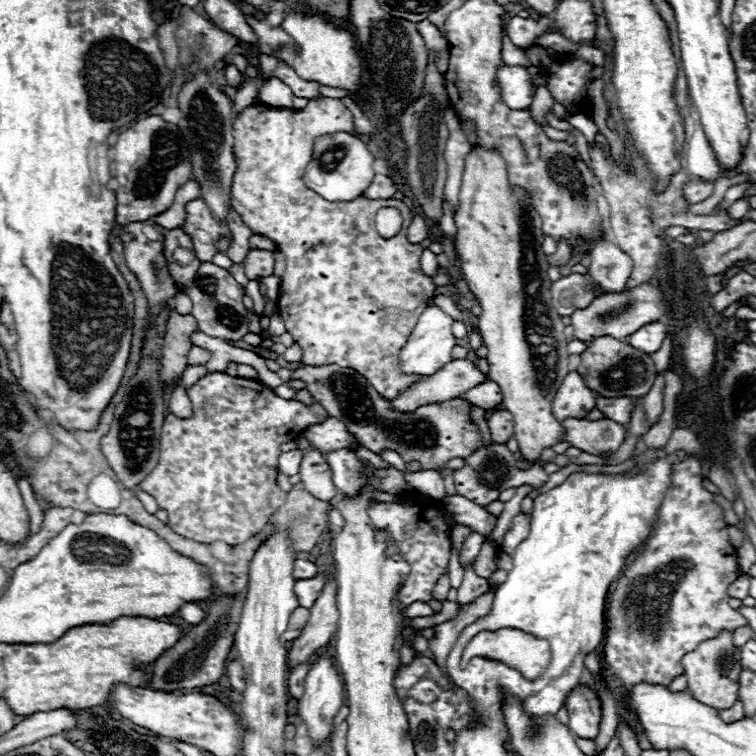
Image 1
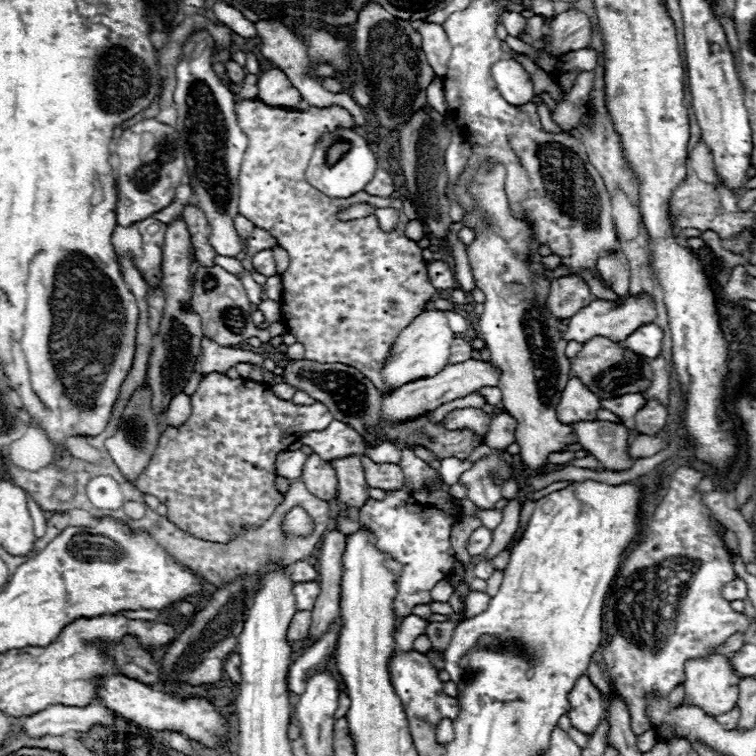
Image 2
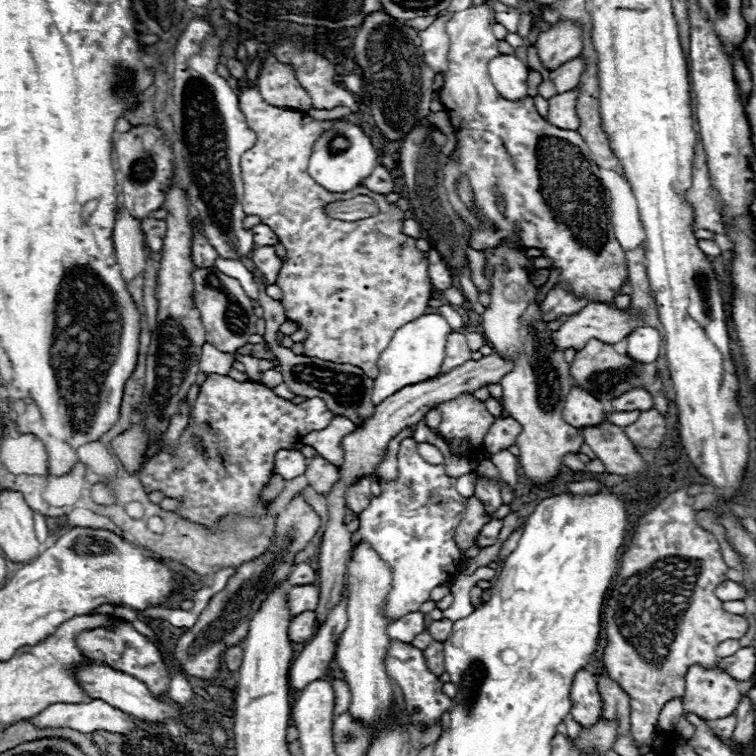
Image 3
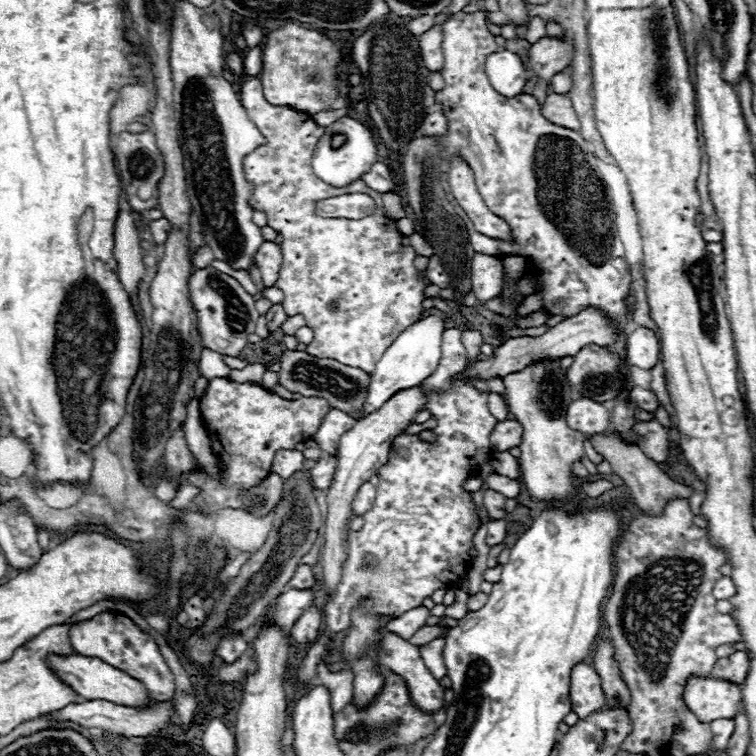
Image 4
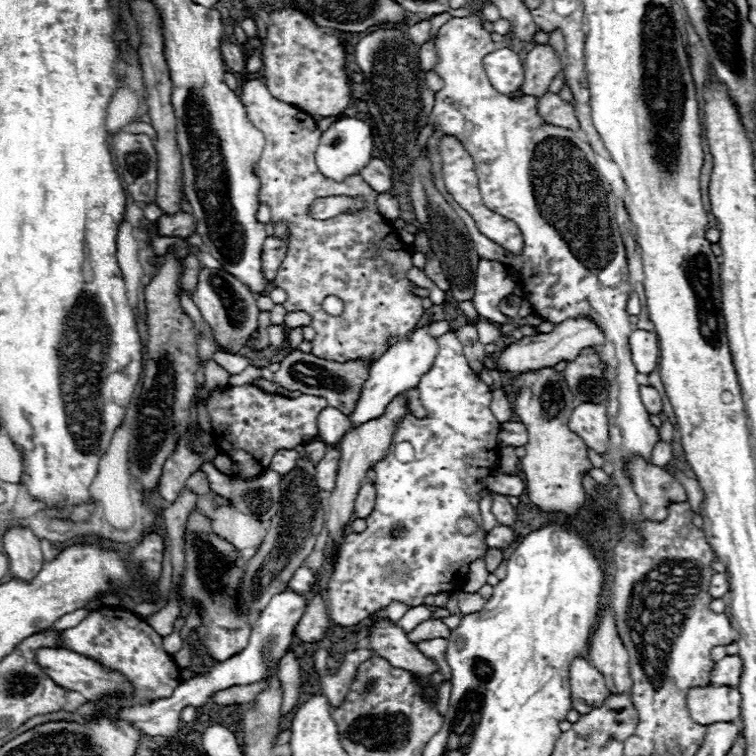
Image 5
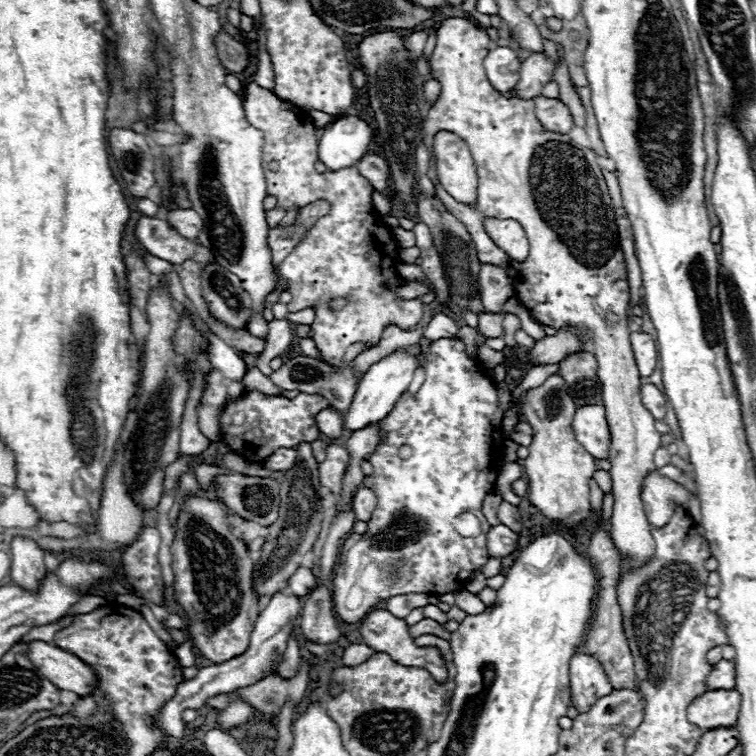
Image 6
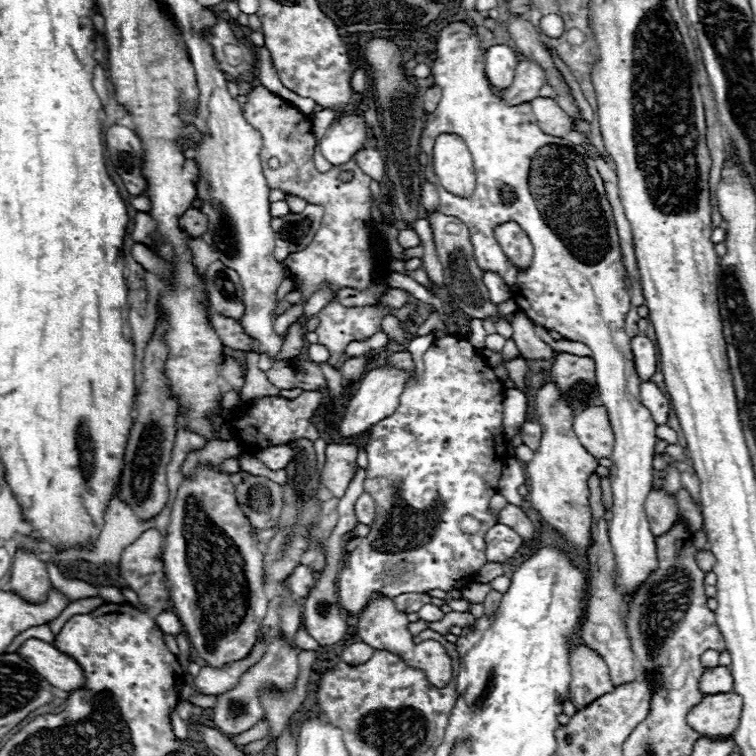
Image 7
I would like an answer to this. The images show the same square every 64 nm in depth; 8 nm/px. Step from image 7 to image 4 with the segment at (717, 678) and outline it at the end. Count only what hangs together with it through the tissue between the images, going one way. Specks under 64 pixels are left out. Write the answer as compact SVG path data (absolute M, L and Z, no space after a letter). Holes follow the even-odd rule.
M740 650L740 652L734 652L734 654L726 656L726 658L720 658L716 662L716 666L712 668L712 676L722 678L726 682L742 684L746 674L748 674L748 666L750 666L748 656L746 656L746 652Z

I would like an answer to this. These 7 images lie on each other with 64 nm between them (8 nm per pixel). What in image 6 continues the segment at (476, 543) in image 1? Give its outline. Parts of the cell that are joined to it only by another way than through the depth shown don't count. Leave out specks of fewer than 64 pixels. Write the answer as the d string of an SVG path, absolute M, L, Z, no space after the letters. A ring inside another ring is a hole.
M498 524L488 530L486 540L488 540L488 554L494 558L504 558L516 550L518 534L512 532L508 526Z

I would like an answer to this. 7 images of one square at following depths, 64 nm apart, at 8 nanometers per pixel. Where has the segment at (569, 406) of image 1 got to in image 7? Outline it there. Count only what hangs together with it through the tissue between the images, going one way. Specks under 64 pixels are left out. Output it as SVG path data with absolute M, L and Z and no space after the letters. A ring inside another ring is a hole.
M604 406L584 408L574 416L574 430L582 446L596 458L610 458L614 450L614 432Z

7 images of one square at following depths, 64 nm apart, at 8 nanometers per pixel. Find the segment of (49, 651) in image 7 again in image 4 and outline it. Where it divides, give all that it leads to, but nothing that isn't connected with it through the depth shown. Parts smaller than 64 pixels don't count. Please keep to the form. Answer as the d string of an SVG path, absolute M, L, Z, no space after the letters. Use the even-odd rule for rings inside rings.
M50 654L46 658L46 662L54 668L54 674L70 684L70 688L74 688L82 698L86 700L108 700L114 704L122 704L122 706L144 706L148 702L152 702L146 694L146 688L134 680L132 676L128 676L126 672L112 668L108 664L104 664L98 658L88 658L88 656L80 656L80 654L70 654L70 656L58 656L58 654Z

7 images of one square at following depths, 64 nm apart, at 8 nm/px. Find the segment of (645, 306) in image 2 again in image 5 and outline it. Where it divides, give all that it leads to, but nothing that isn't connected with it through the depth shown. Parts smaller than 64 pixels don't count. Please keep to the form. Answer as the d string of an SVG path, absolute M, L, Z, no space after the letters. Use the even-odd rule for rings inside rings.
M578 318L578 320L564 320L550 334L538 334L538 336L526 336L524 340L518 340L510 344L506 350L502 350L496 356L496 368L498 370L508 370L508 372L526 372L526 370L540 370L546 366L554 366L562 360L574 360L584 348L588 346L600 346L604 342L604 336L600 328L588 320L588 318Z

